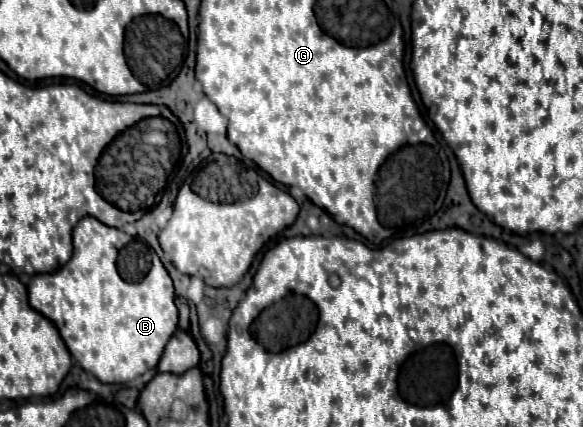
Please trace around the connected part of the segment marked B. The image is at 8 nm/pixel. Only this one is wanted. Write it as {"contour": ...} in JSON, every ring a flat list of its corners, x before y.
{"contour":[[83,217,73,229,73,257,57,273,33,275,29,283,31,307,57,325,69,353,87,373,93,373,101,383,127,383,155,367,159,363,161,351,165,349,165,343,177,329,175,291,167,269,163,267,157,253,139,239,137,249,133,247,133,251,123,257,121,253,129,249,129,241,133,243,135,239,115,227,103,225,95,217]]}

